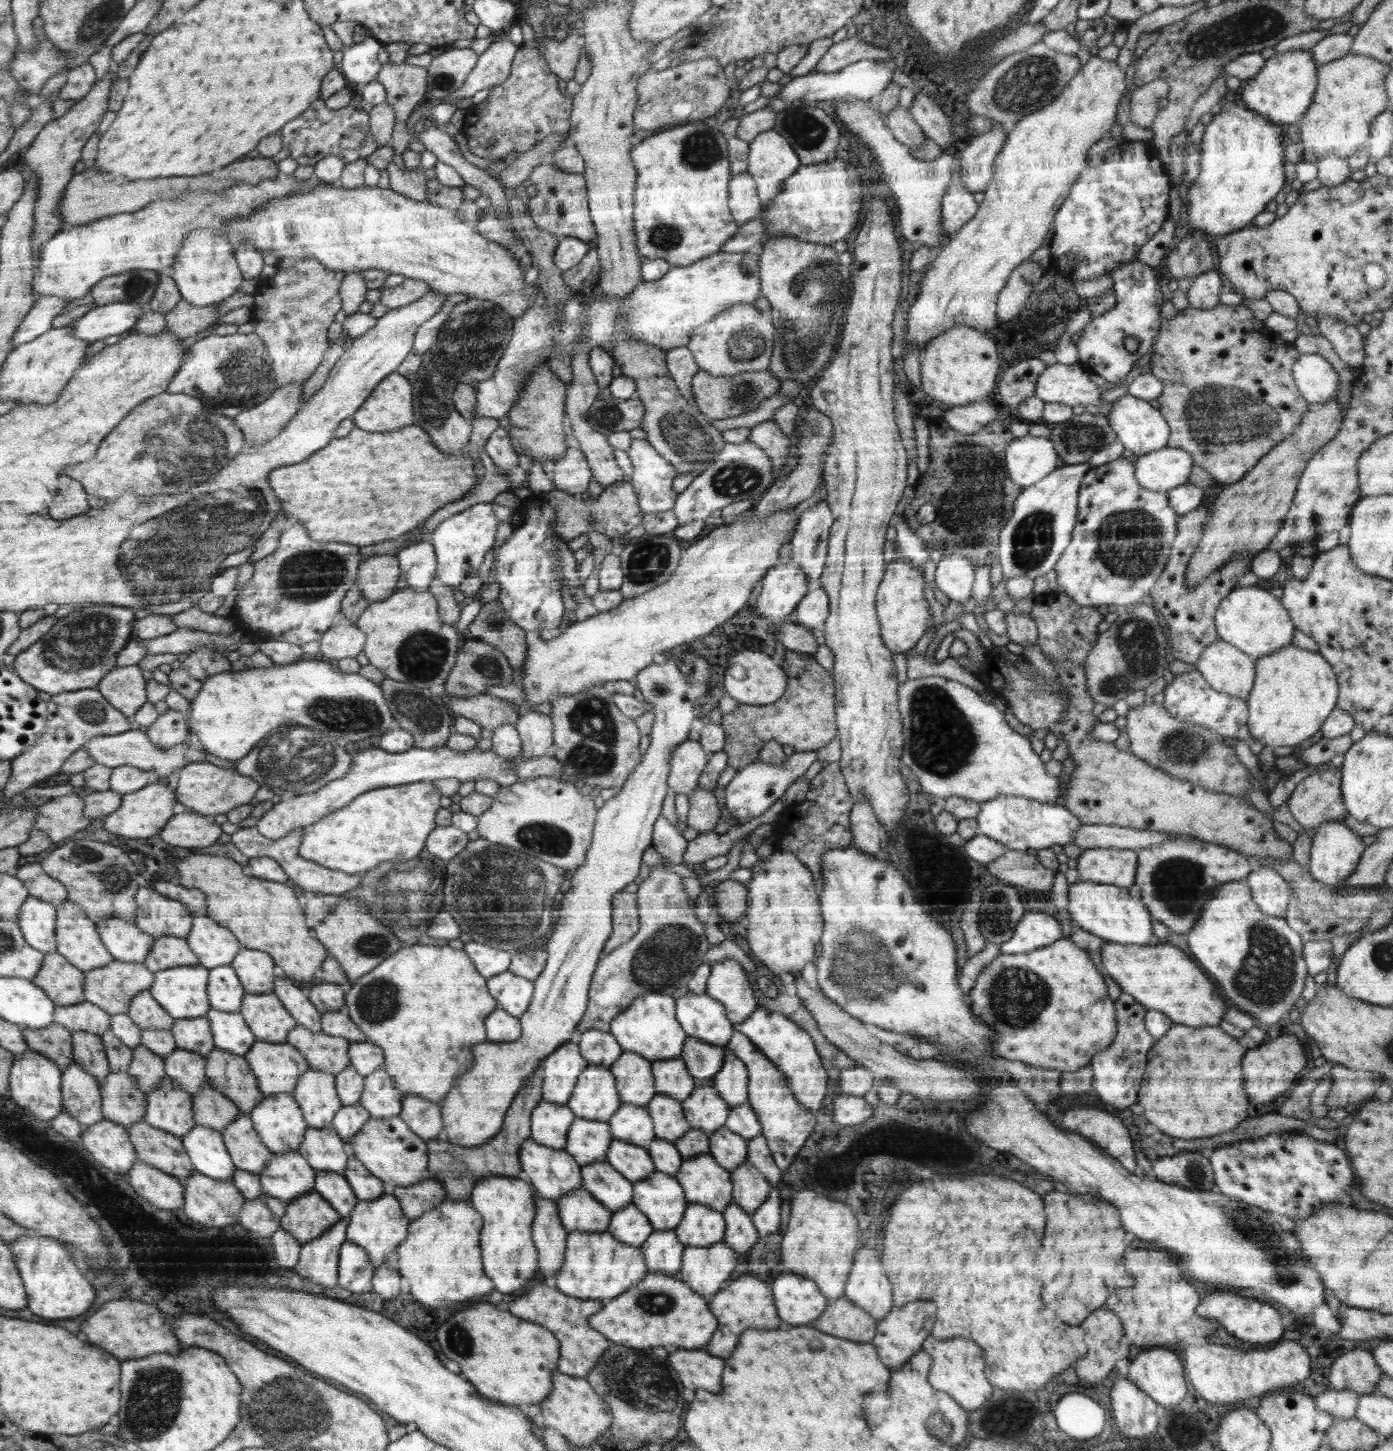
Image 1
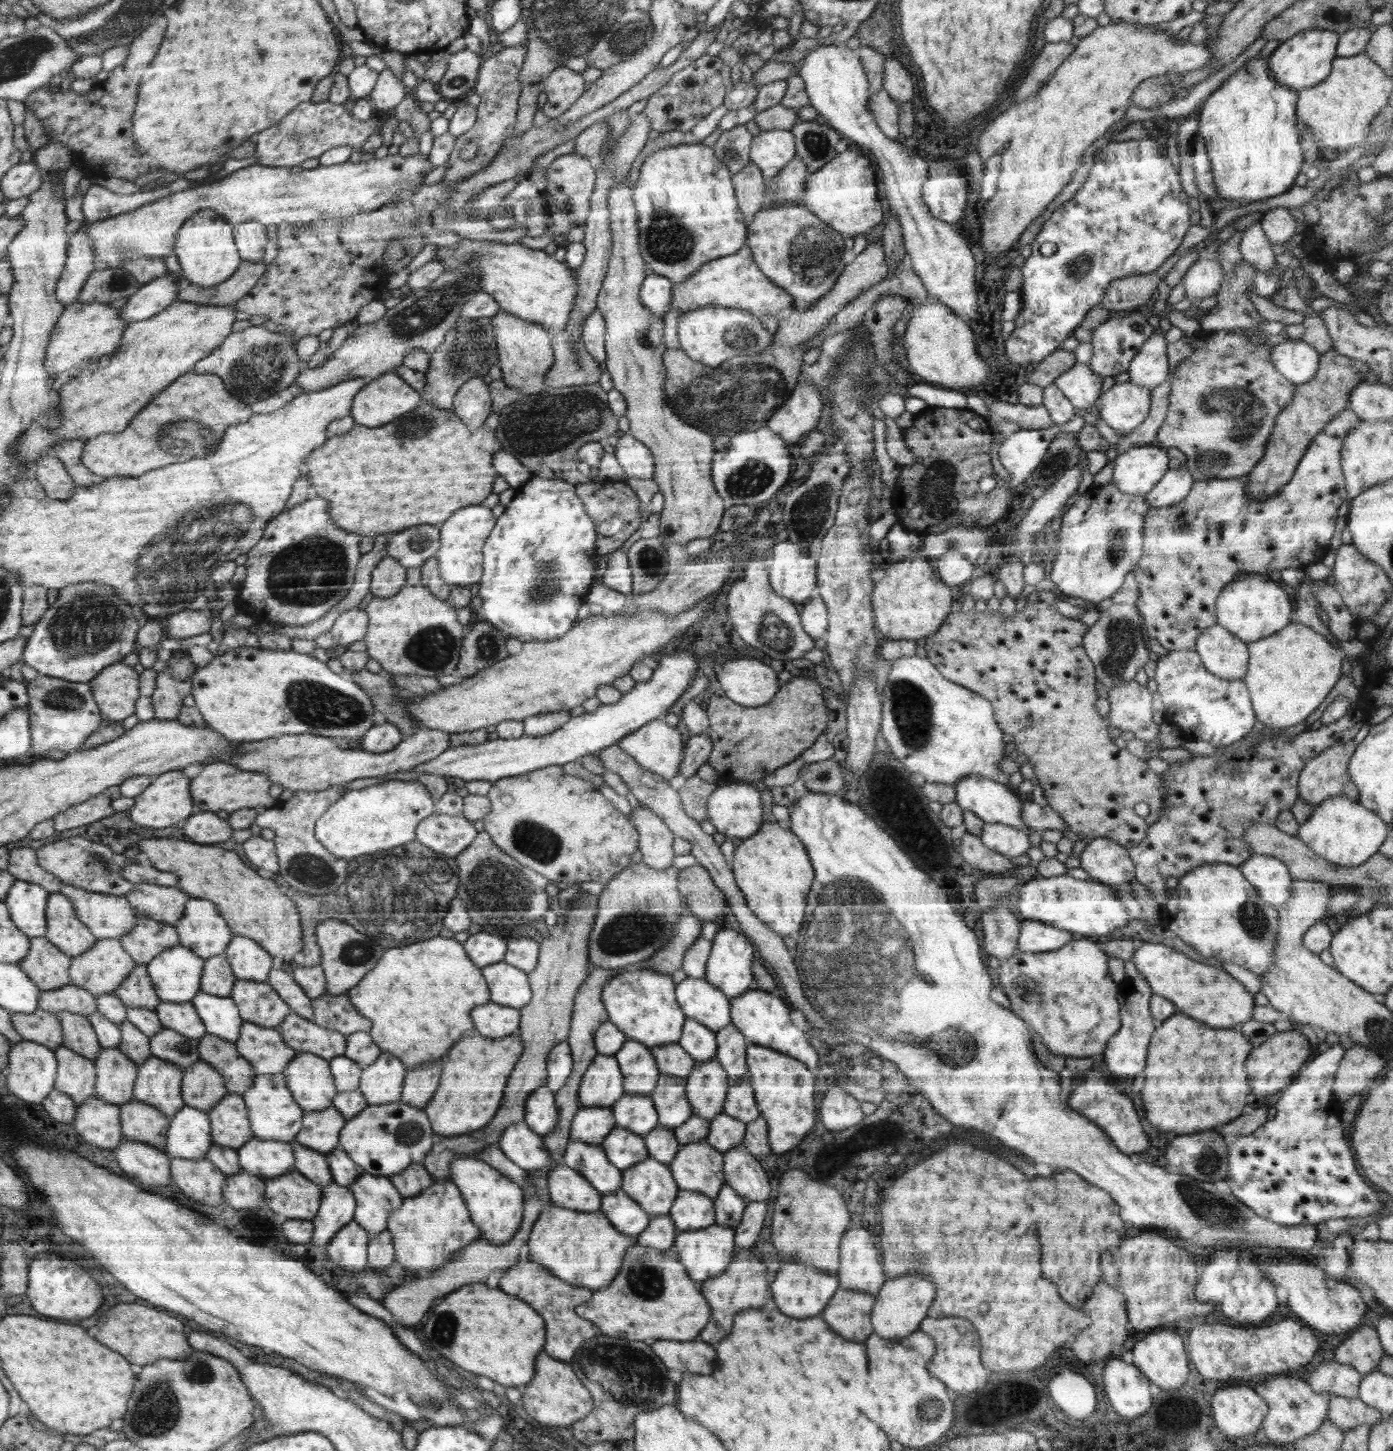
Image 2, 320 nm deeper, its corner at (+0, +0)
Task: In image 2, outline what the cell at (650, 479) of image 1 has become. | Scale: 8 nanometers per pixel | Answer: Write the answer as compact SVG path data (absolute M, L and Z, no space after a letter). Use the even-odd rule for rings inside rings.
M629 433L618 439L613 456L625 472L626 479L652 479L655 474L654 453Z

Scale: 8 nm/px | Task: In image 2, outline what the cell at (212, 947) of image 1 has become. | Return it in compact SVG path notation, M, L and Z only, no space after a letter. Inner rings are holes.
M192 898L192 906L188 906L184 920L176 921L173 926L178 928L179 944L207 960L225 953L234 940L235 934L226 924L227 919L218 914L212 902Z

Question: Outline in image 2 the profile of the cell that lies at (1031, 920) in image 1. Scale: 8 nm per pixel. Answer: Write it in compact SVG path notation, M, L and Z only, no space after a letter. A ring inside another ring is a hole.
M1022 920L1018 936L1017 950L1027 953L1056 950L1072 940L1072 934L1068 934L1068 930L1036 920Z

